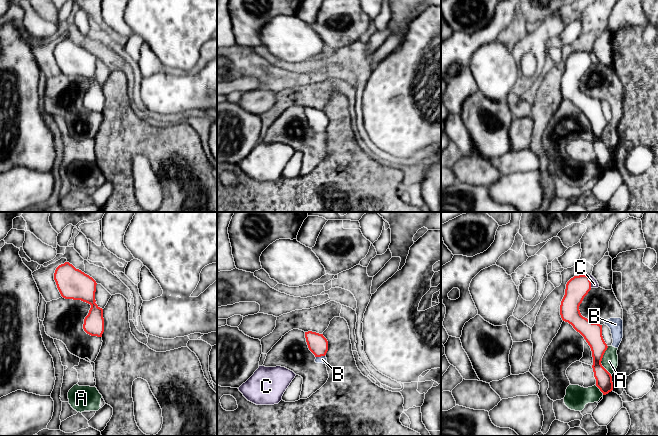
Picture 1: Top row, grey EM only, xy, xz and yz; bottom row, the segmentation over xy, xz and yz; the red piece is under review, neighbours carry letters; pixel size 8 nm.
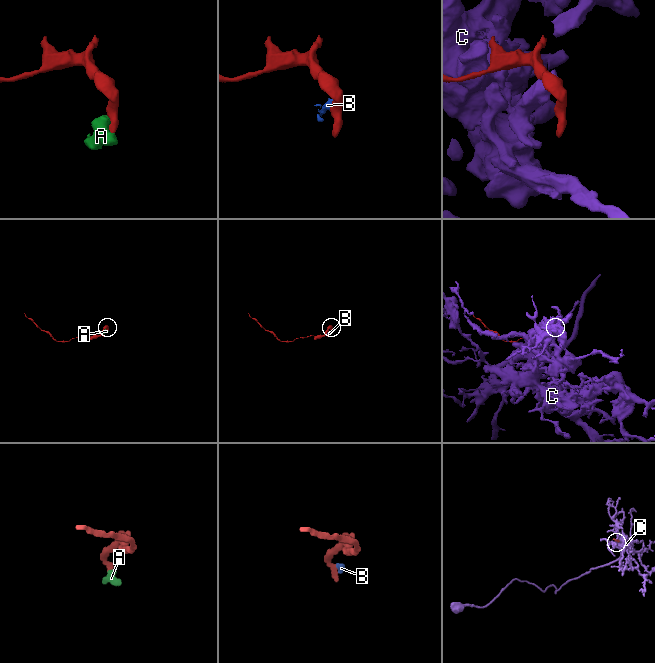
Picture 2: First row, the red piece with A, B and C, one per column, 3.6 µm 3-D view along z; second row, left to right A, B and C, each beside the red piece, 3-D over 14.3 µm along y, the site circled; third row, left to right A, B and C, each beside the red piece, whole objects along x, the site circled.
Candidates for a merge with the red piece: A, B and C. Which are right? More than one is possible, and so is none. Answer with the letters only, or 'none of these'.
none of these

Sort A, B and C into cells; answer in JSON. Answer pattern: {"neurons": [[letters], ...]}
{"neurons": [["A", "B"], ["C"]]}

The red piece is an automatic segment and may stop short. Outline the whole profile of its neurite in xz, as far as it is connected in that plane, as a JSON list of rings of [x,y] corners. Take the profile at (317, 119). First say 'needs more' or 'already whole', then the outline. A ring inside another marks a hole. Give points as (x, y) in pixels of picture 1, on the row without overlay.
already whole | [[[305,108],[305,114],[309,126],[315,131],[315,133],[325,132],[328,127],[328,117],[323,112],[316,108]]]

